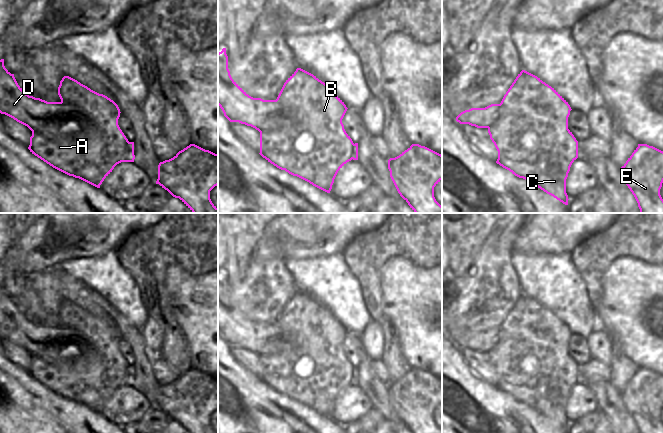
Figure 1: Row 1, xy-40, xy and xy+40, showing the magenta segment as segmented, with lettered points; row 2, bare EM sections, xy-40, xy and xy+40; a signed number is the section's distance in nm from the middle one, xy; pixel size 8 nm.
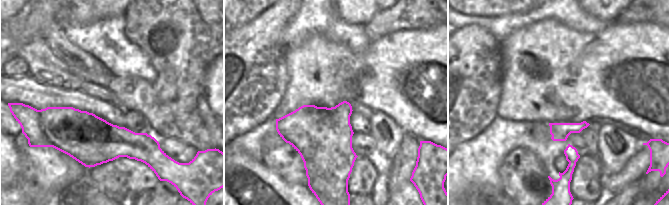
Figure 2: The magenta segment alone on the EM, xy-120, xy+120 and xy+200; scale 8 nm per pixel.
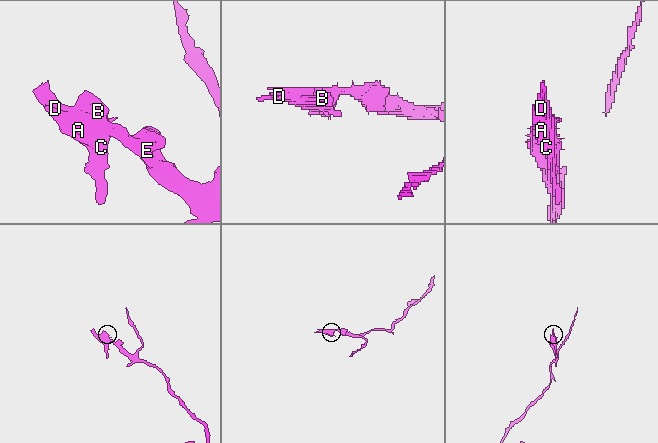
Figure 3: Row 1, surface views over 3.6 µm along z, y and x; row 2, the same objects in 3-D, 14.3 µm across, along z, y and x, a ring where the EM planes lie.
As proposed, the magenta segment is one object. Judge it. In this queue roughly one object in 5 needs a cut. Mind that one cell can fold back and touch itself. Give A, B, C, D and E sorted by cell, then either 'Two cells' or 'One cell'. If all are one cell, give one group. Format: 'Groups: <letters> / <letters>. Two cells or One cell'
Groups: A B C / D E. Two cells.

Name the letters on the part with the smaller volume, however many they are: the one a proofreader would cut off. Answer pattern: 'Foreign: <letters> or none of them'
Foreign: A, B, C

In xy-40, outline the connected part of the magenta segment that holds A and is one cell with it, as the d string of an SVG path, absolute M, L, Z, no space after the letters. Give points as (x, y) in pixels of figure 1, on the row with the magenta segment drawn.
M64 76L60 81L58 95L62 102L79 108L94 123L94 129L80 139L77 136L44 137L37 133L30 137L28 149L53 168L100 188L114 167L121 162L128 162L130 157L130 142L118 125L120 109L107 96L91 90L69 76Z

